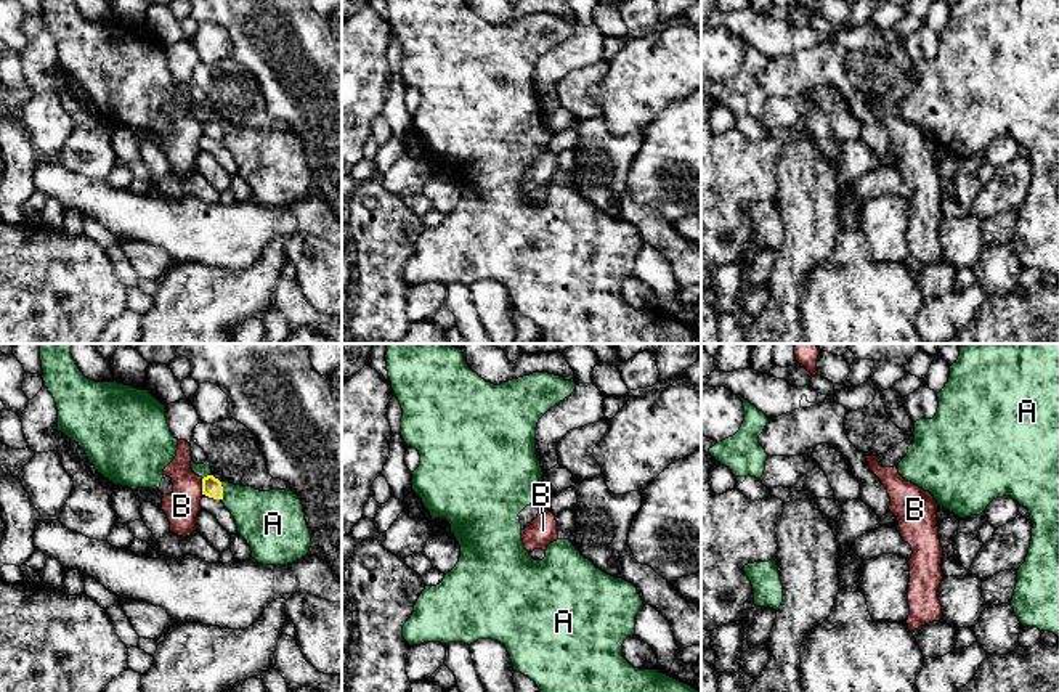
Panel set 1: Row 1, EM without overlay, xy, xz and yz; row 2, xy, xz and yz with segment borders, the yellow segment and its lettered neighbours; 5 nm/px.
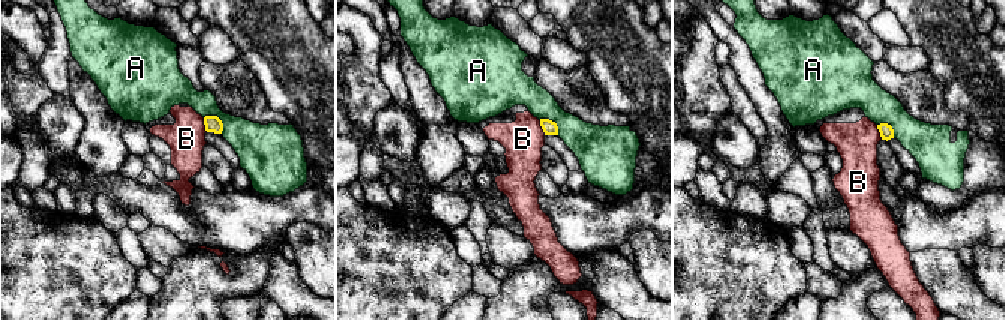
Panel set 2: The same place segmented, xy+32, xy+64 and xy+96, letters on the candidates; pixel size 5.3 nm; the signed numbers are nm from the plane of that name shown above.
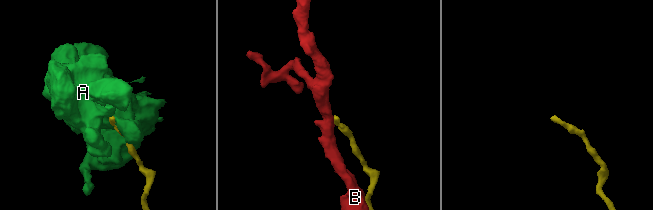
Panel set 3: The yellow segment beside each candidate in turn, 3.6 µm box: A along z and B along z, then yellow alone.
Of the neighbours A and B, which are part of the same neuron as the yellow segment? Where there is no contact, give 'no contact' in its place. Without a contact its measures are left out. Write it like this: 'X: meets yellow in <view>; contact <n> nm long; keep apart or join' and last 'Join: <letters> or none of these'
A: meets yellow in xy; contact 100 nm long; keep apart
B: meets yellow in xy; contact 80 nm long; keep apart
Join: none of these

